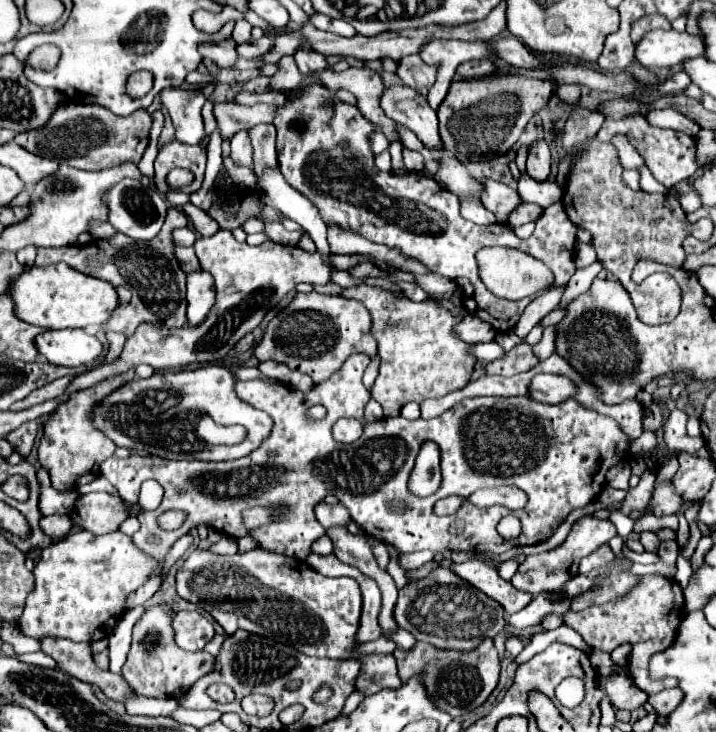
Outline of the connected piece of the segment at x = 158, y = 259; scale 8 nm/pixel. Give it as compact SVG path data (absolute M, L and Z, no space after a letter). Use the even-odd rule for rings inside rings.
M168 208L166 222L160 234L150 242L130 240L124 234L116 234L106 240L96 240L90 246L62 246L62 248L40 248L36 256L36 266L68 262L78 272L108 280L114 286L126 286L132 292L132 300L126 308L120 308L112 320L108 320L106 330L114 330L130 338L136 332L138 324L154 324L168 328L182 328L186 324L186 274L174 258L172 232L176 228L186 228L188 218L180 208Z

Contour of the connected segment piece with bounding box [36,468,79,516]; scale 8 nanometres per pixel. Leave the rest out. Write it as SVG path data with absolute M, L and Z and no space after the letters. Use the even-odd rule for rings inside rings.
M40 468L36 472L38 482L40 482L40 500L38 500L38 508L42 510L42 516L50 516L50 514L67 515L73 508L73 504L79 496L76 489L71 492L56 492L50 484L50 476L44 468Z

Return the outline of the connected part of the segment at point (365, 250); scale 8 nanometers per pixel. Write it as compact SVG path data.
M328 226L328 244L336 254L370 254L392 266L402 266L414 274L430 274L424 266L420 266L420 262L414 262L412 258L402 258L398 250L388 250L388 246L378 246L368 238L362 238L362 234L354 234L354 230Z

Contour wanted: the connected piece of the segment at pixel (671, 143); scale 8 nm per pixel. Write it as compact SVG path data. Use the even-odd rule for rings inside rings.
M630 116L624 120L606 120L598 132L598 140L600 142L608 142L610 134L612 138L622 134L628 138L628 142L638 150L638 154L646 160L648 168L652 170L654 178L663 184L667 189L673 187L677 182L694 176L698 168L698 160L696 160L696 138L686 136L682 132L676 130L664 130L664 128L654 128L646 122L644 116Z

